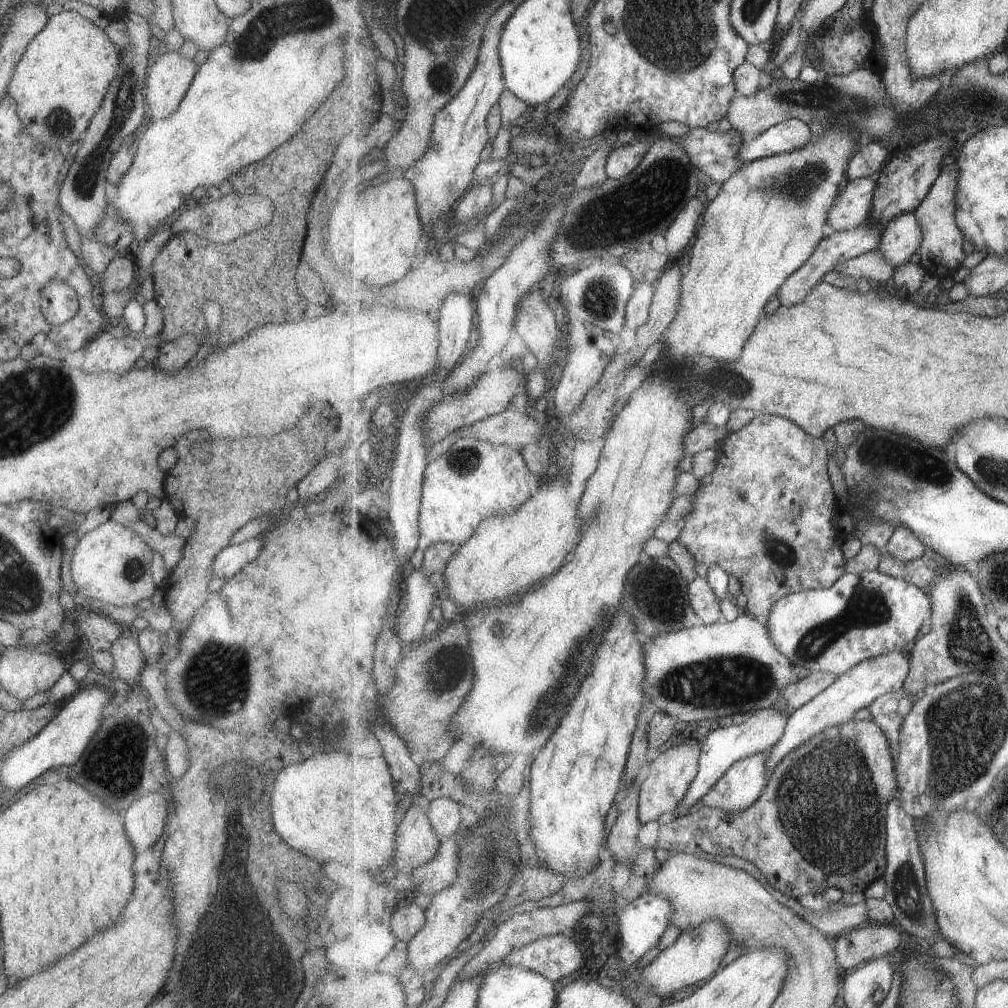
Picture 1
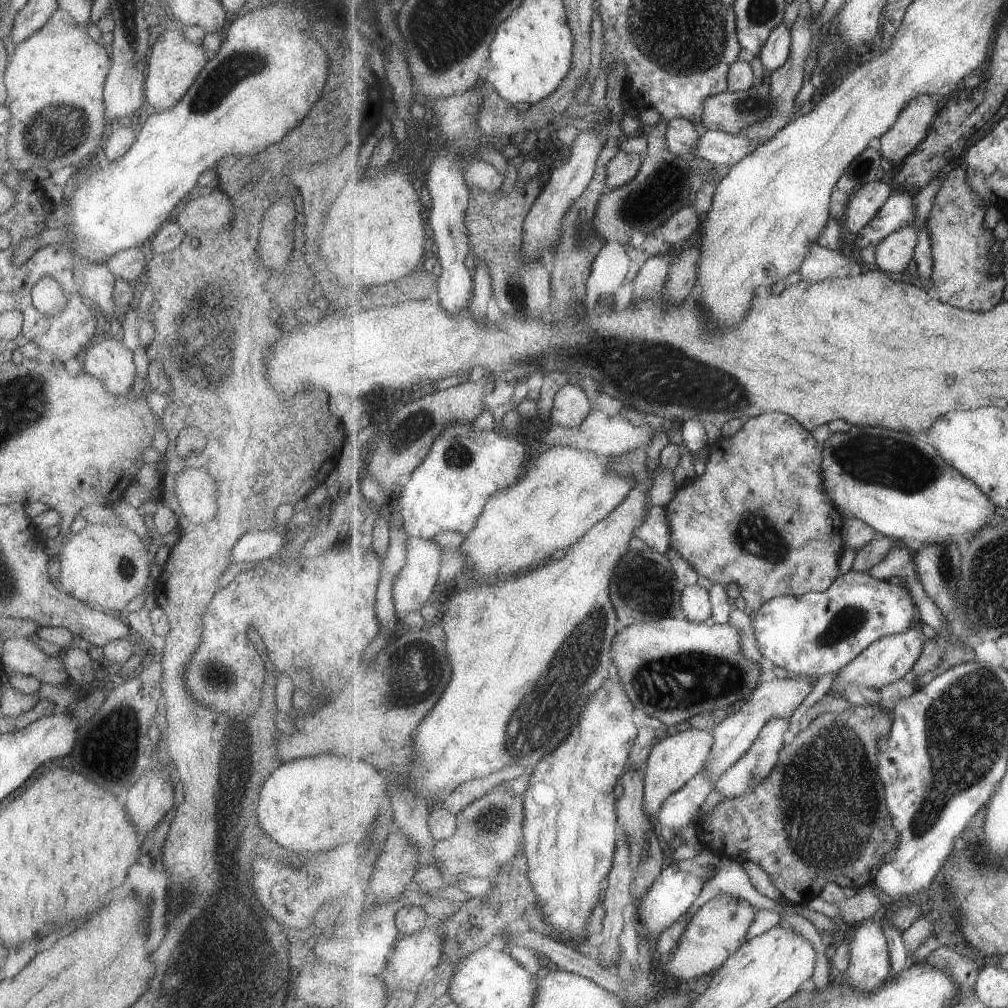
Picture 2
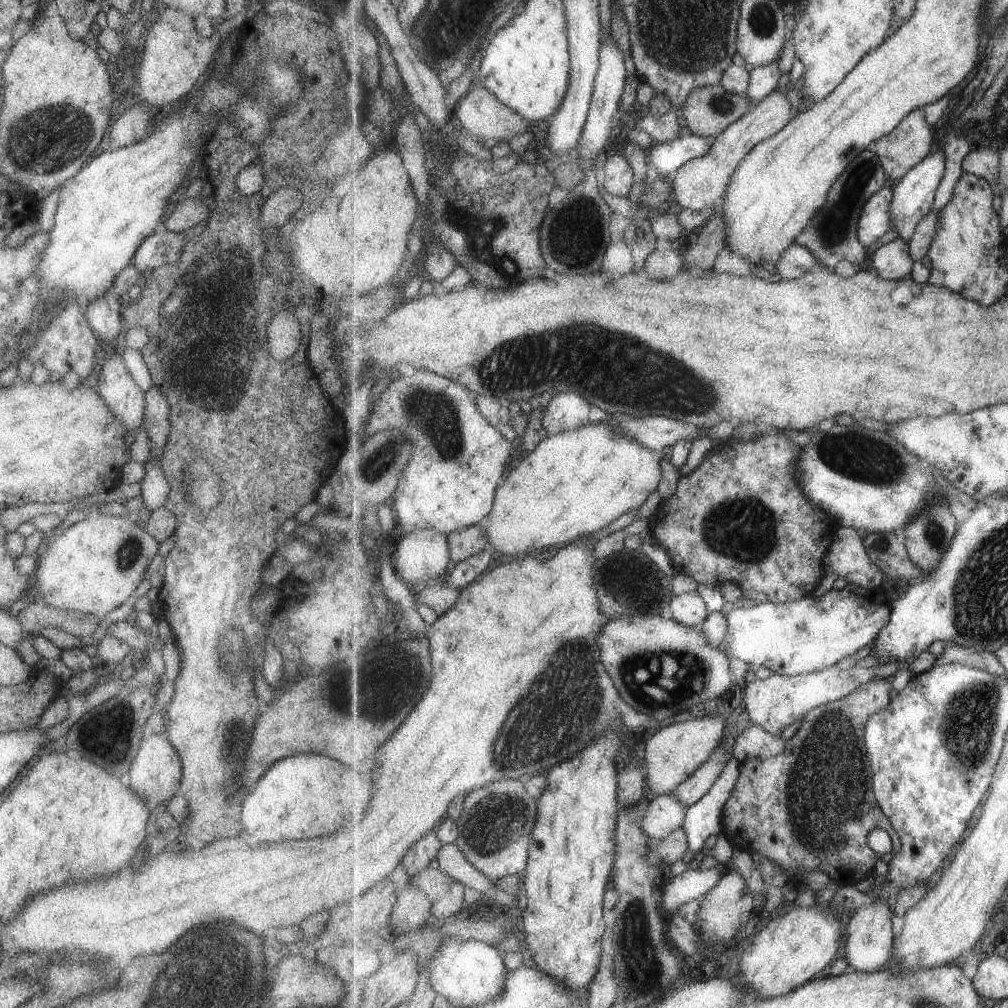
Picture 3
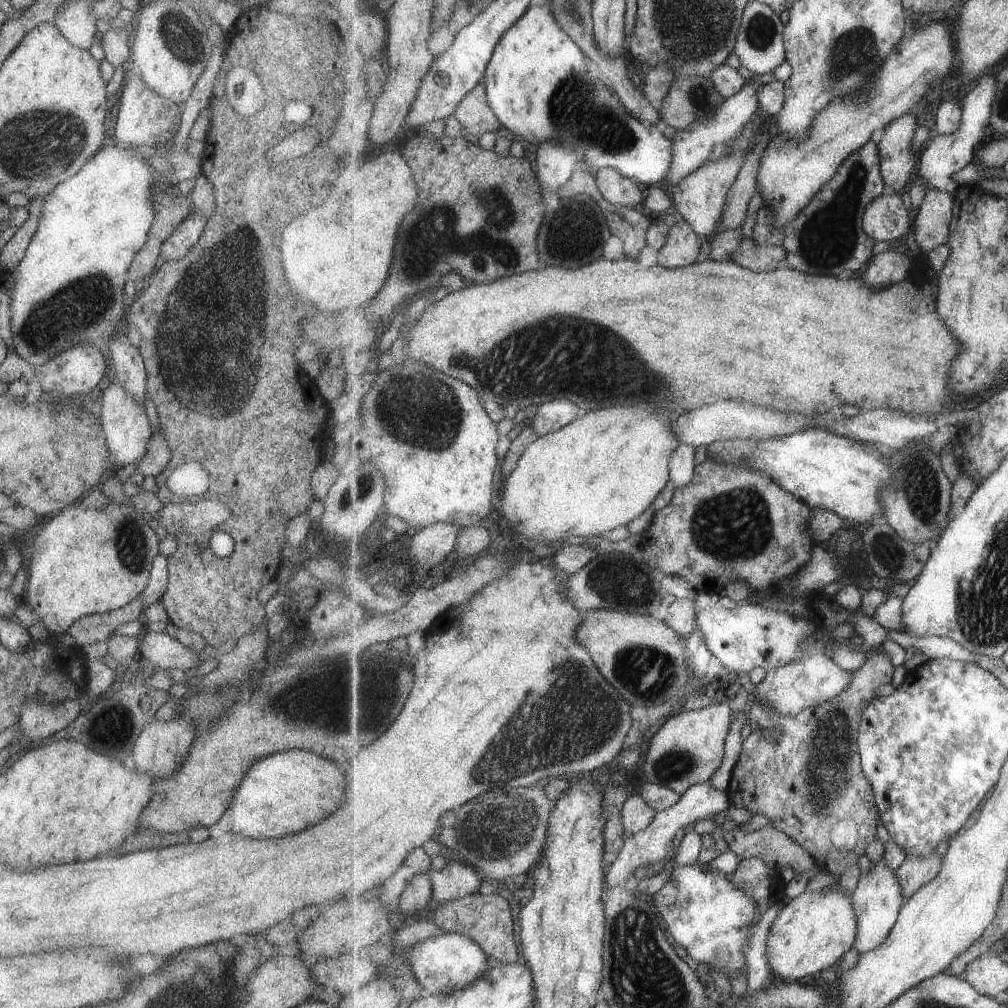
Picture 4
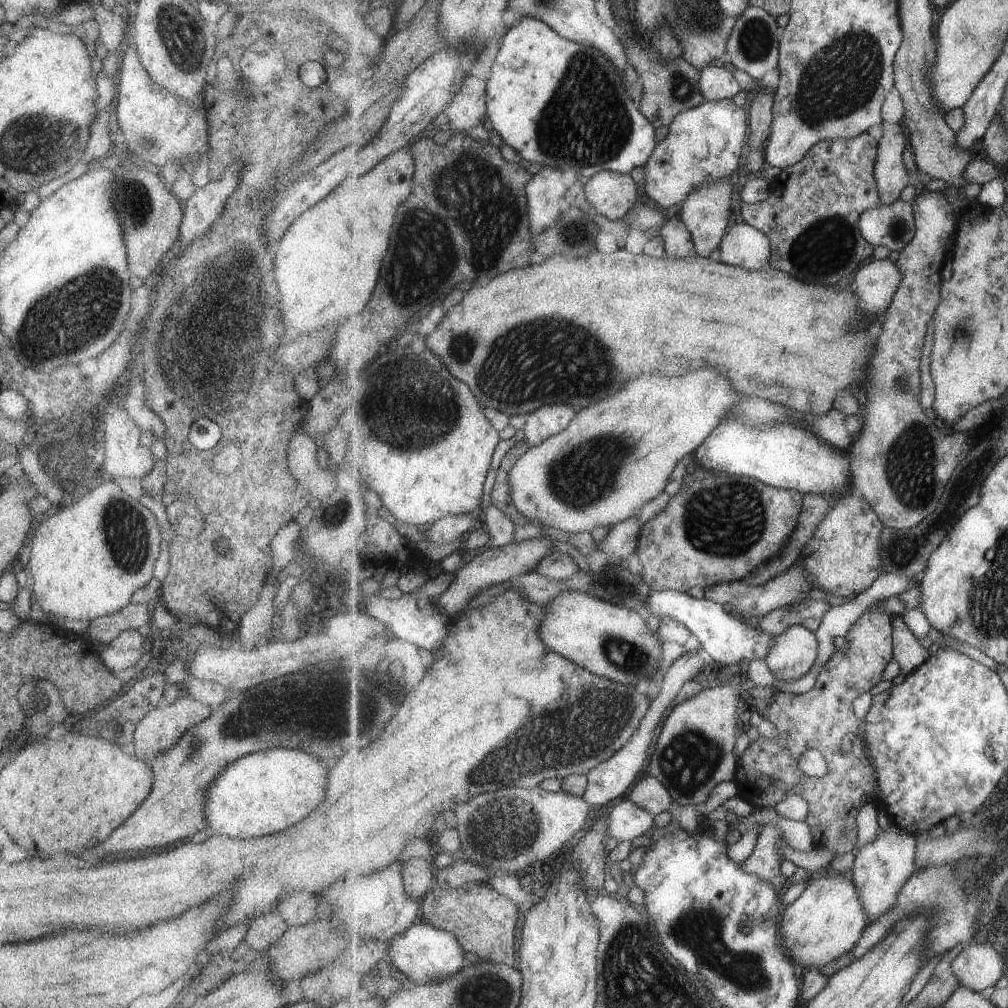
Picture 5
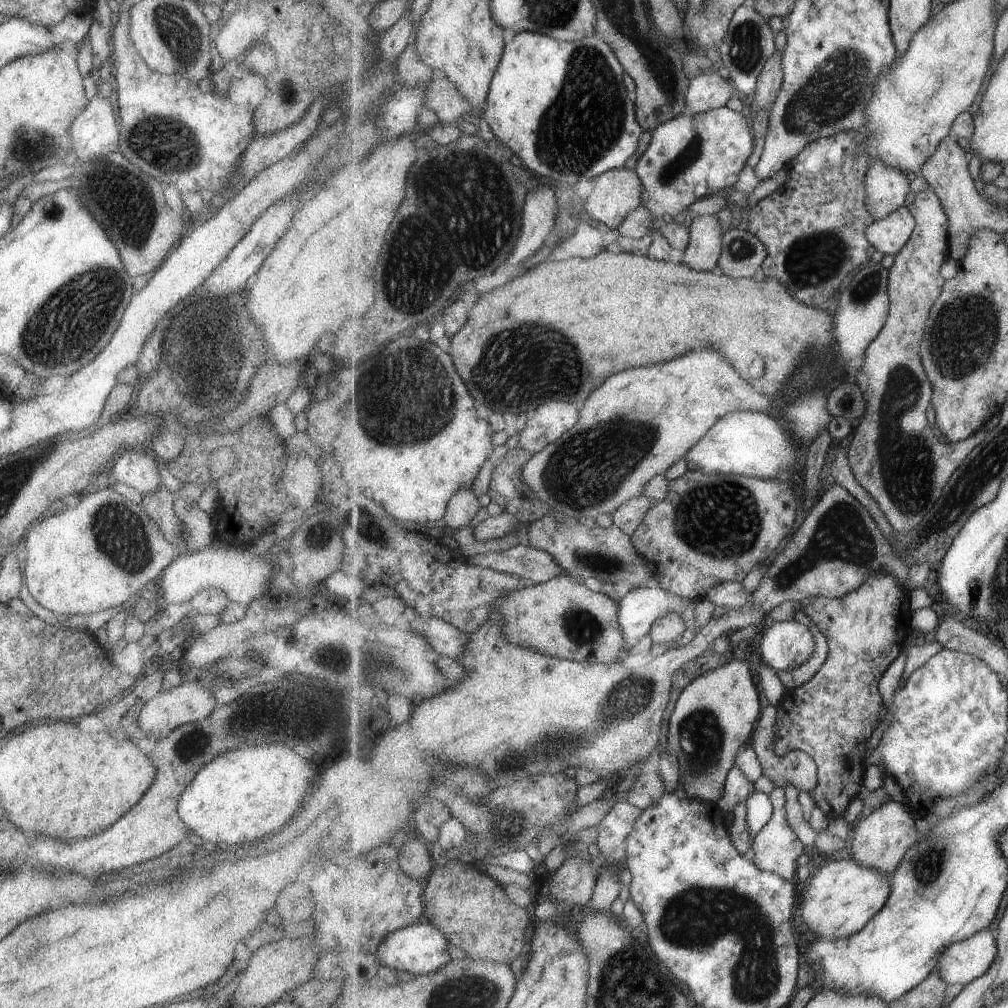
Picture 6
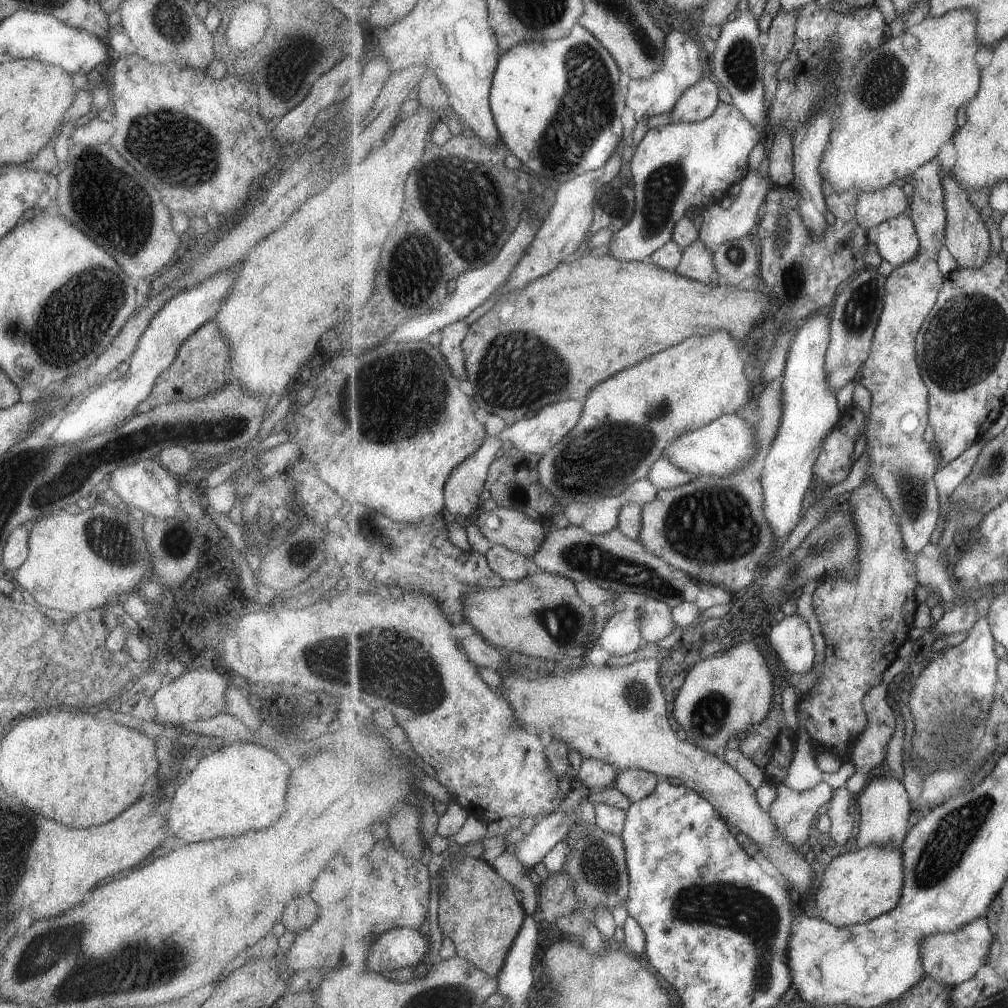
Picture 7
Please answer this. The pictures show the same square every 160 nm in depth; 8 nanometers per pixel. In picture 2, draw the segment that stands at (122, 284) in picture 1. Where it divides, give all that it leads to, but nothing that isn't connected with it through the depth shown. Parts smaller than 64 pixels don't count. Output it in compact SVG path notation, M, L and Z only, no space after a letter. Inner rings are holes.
M131 246L115 251L105 262L114 276L126 281L132 281L145 268L146 262L152 253L148 248Z

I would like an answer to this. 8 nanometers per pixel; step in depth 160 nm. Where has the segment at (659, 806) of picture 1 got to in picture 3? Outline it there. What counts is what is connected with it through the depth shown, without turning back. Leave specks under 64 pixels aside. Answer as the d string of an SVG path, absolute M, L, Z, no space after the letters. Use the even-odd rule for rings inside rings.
M721 715L675 723L658 730L645 747L647 795L671 795L716 753L727 728Z

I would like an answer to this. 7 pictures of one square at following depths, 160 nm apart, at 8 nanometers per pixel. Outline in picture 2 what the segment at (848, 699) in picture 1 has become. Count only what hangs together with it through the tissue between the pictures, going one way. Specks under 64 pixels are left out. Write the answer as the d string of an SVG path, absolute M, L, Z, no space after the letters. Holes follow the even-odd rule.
M919 621L912 624L905 632L884 636L883 639L873 643L867 650L857 656L852 663L840 670L827 694L845 699L843 698L844 691L848 685L860 685L868 689L882 689L896 683L898 680L910 677L916 661L921 658L927 640L924 640L923 635L921 635L921 626L922 623Z

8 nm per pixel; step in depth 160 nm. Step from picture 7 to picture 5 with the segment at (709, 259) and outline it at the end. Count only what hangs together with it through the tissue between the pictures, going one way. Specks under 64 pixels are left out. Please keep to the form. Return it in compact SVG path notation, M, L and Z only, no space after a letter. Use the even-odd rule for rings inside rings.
M729 179L704 184L698 189L693 189L682 202L681 219L691 231L696 246L695 254L708 257L715 248L719 248L723 237L728 233L731 204L735 200L733 196L734 184L733 180L729 181Z

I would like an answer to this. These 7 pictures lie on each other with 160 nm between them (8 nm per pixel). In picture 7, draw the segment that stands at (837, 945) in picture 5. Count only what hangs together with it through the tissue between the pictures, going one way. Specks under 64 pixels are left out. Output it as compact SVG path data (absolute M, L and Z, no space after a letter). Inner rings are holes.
M891 847L857 848L854 852L843 853L835 857L826 868L818 893L816 894L815 912L819 918L826 920L836 927L851 927L866 923L897 906L905 884L904 858L901 849Z

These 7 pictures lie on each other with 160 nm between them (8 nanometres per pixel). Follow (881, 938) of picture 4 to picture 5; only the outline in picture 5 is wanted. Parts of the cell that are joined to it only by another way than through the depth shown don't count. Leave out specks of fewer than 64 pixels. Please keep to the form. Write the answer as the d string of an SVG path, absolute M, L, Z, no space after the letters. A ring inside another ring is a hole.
M890 822L890 827L886 831L879 833L877 840L874 843L868 844L859 850L859 853L855 857L853 864L852 878L856 884L856 889L861 902L864 904L865 910L868 914L868 924L875 923L881 915L892 910L898 903L898 897L900 896L901 889L905 886L905 883L913 876L916 871L916 846L918 840L916 835L907 832L899 825L895 825Z

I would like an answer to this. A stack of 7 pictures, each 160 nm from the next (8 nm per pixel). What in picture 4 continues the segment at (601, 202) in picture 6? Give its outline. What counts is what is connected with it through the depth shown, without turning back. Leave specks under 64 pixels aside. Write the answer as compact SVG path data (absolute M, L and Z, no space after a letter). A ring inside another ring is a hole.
M607 167L595 173L602 195L614 205L635 208L643 200L640 184L619 169Z

